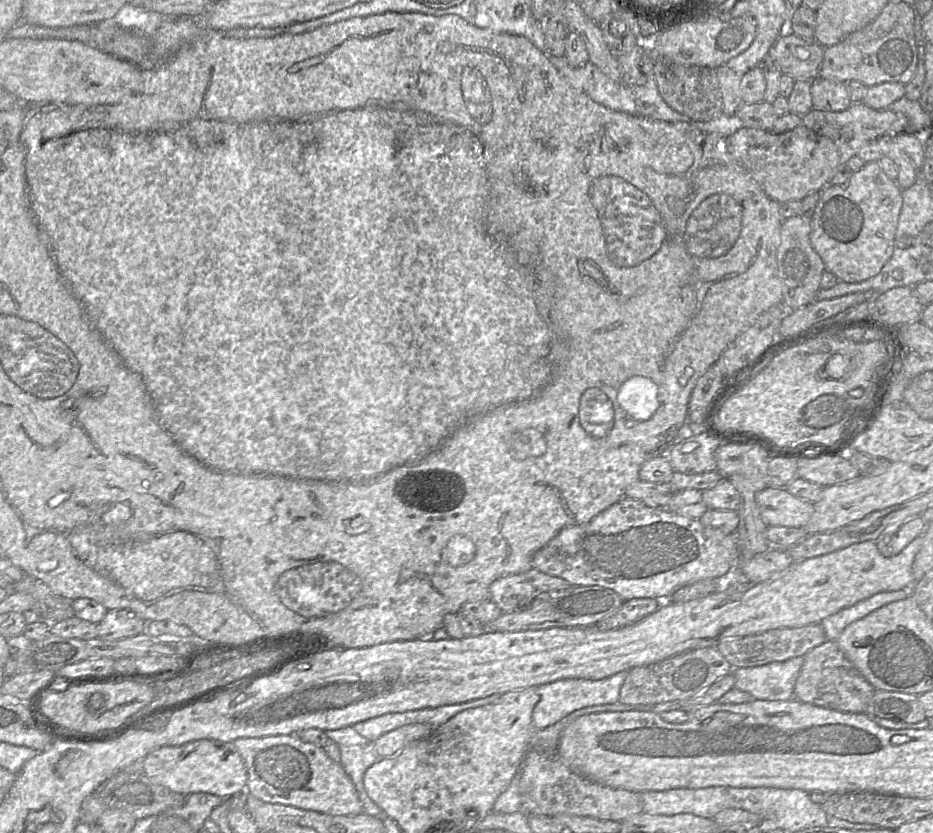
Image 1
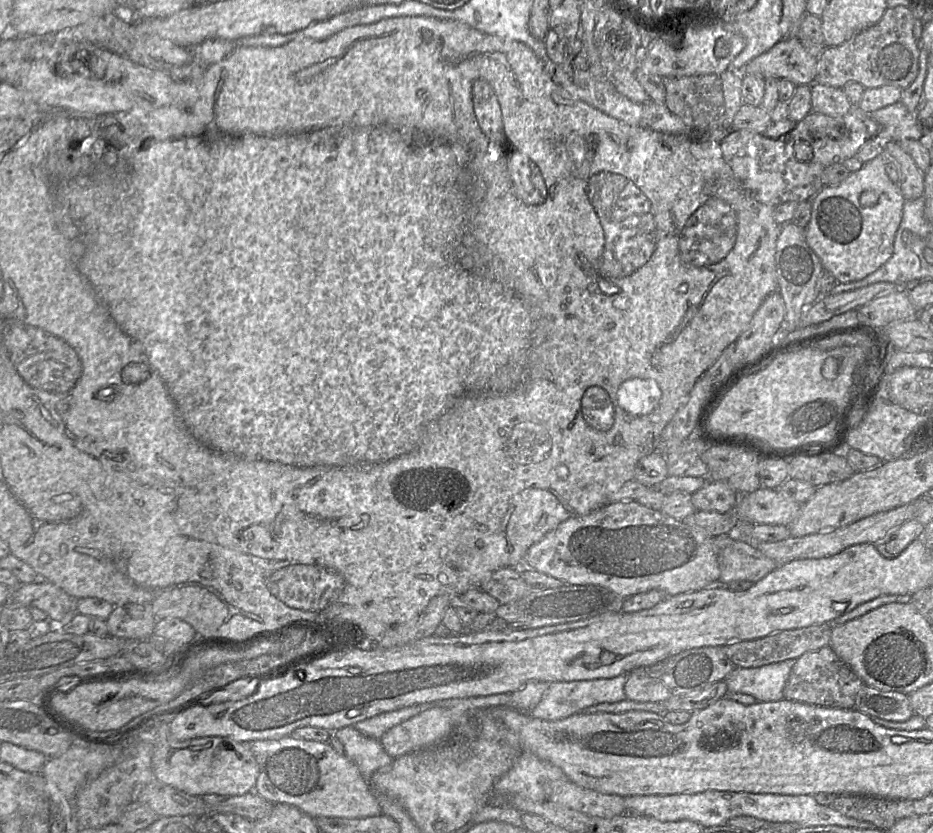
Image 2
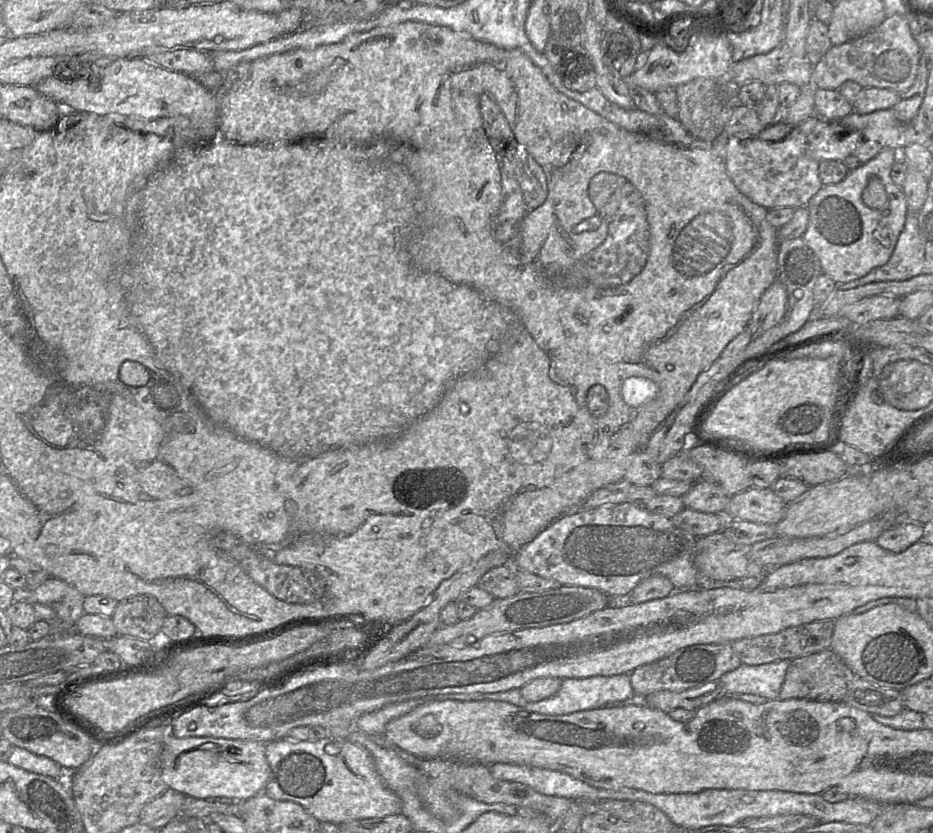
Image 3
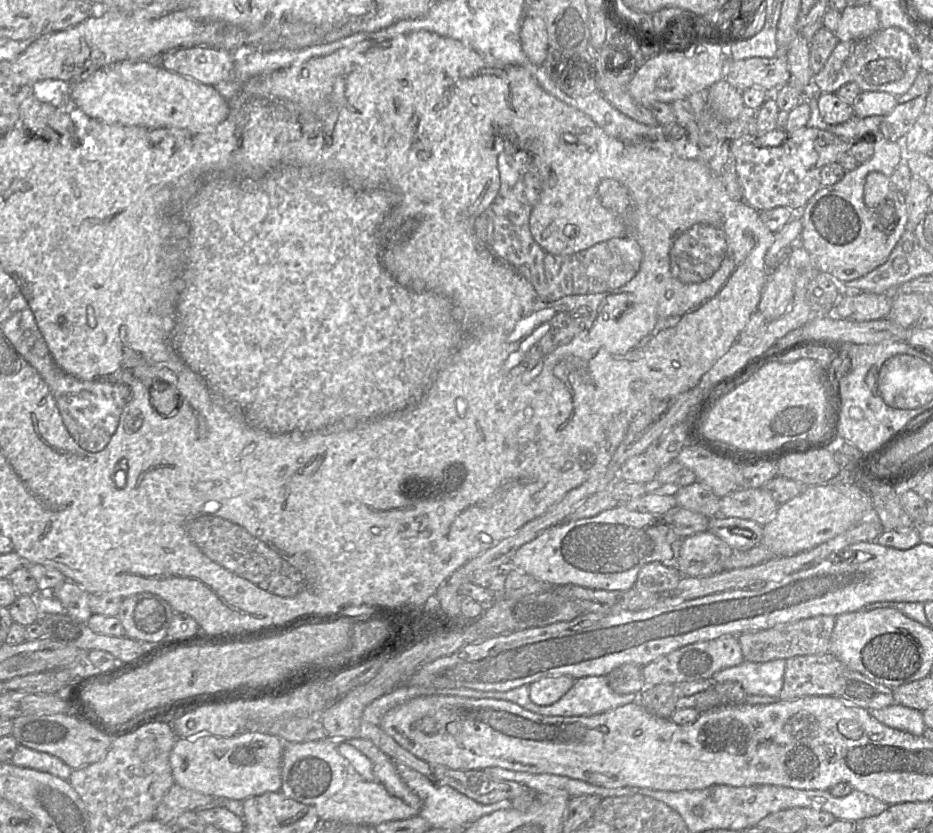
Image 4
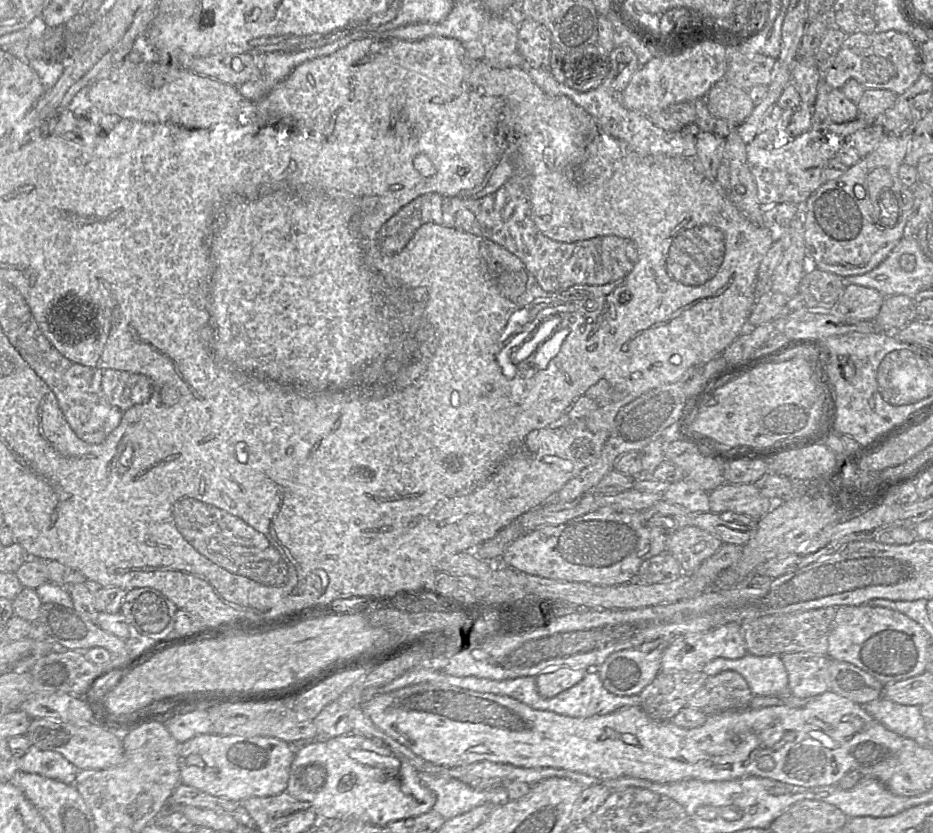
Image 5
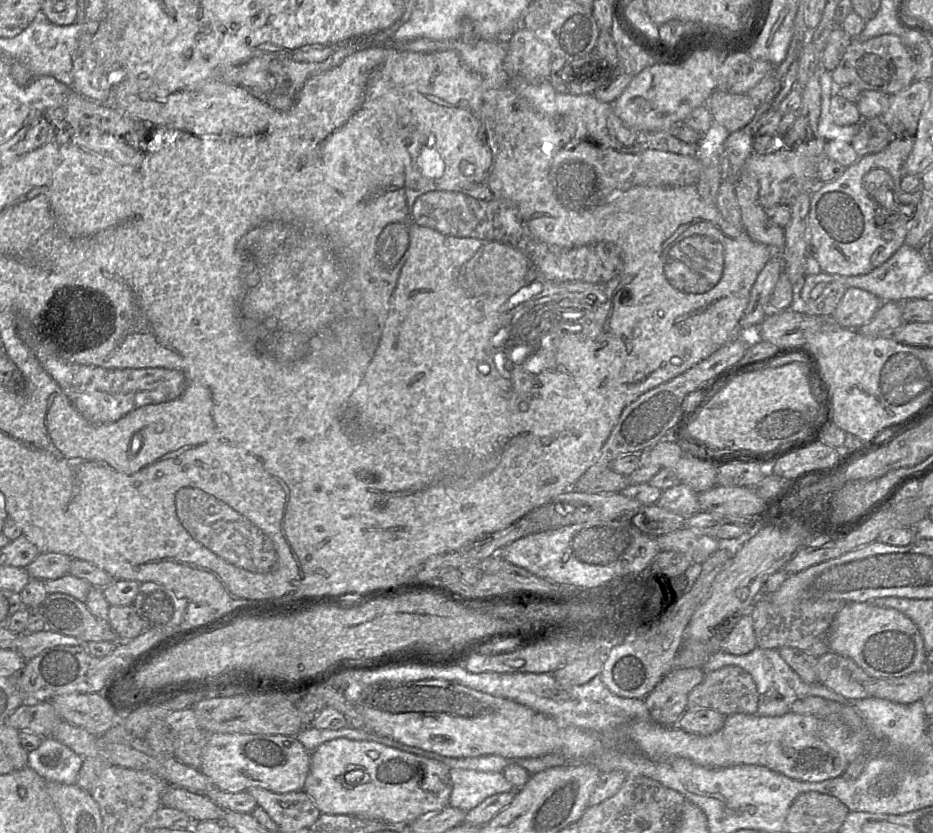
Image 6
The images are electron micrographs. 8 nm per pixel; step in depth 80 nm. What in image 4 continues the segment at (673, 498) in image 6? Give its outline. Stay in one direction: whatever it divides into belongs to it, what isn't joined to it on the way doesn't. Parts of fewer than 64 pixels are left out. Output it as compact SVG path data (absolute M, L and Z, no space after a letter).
M699 482L680 487L675 494L677 506L700 513L708 518L719 513L719 500L715 494Z

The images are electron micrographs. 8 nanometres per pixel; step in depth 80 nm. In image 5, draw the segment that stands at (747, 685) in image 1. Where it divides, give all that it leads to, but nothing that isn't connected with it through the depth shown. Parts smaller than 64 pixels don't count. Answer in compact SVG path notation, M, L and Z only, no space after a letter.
M746 654L738 659L716 658L703 669L708 676L732 670L747 681L754 696L790 696L788 674L780 655Z

